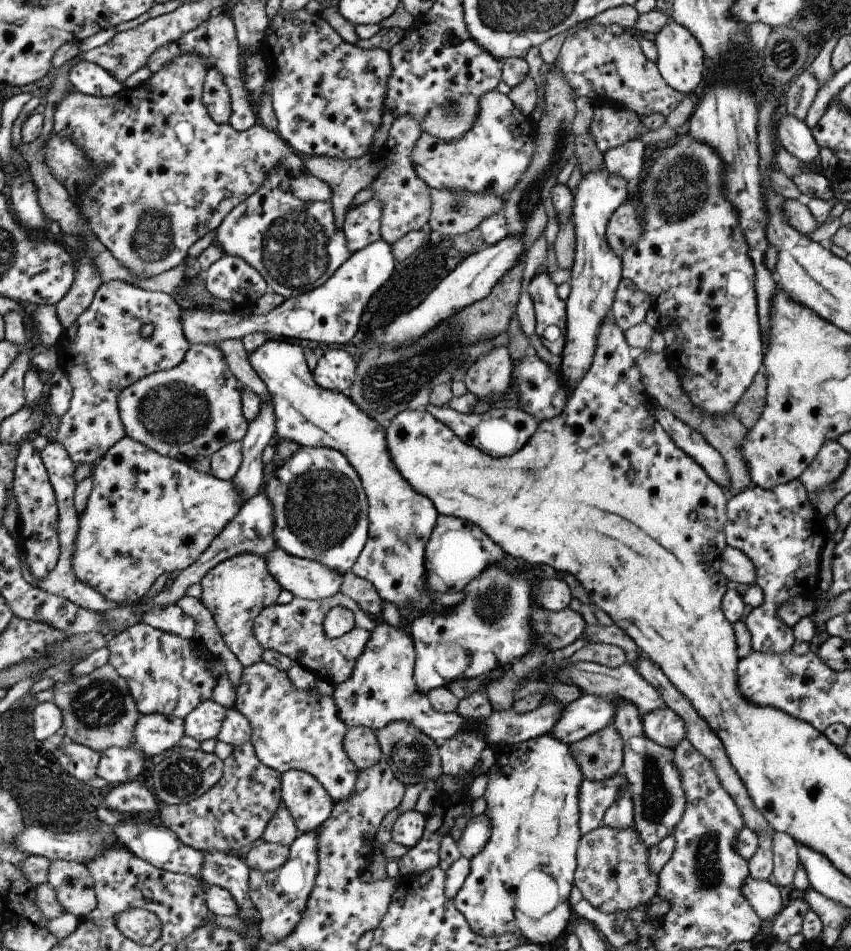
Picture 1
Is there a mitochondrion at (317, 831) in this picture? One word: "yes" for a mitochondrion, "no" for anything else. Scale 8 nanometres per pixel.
no

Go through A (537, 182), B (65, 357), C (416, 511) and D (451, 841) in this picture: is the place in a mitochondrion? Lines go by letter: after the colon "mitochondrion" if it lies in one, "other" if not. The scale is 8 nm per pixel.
A: mitochondrion
B: other
C: mitochondrion
D: other

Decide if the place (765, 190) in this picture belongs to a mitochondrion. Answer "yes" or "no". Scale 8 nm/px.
no

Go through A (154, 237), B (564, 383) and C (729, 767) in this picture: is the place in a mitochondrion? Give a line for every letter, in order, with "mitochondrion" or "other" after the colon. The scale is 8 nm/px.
A: mitochondrion
B: other
C: other

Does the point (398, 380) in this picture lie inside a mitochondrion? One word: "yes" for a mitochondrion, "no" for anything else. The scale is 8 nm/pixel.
yes

